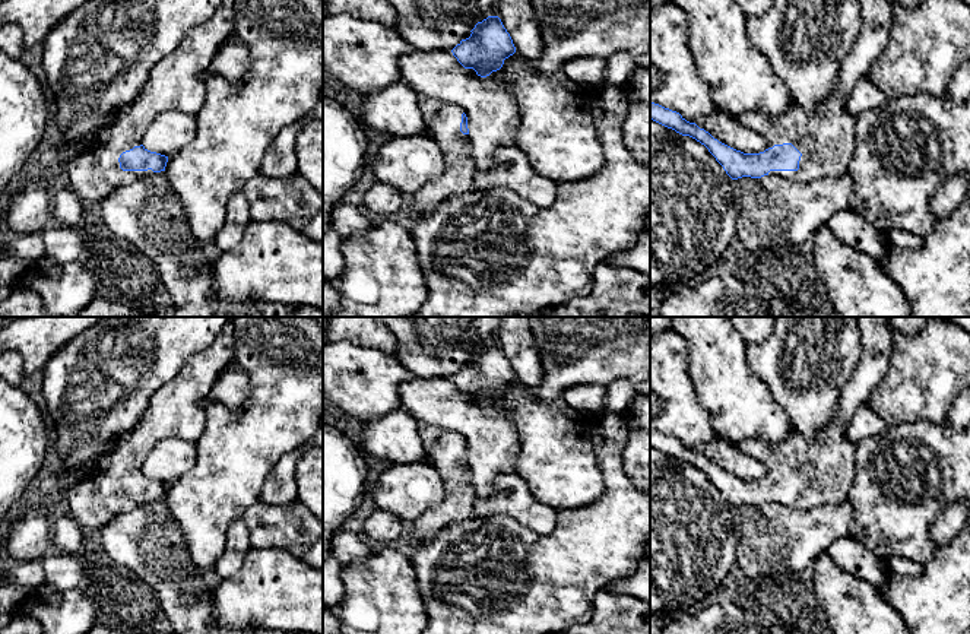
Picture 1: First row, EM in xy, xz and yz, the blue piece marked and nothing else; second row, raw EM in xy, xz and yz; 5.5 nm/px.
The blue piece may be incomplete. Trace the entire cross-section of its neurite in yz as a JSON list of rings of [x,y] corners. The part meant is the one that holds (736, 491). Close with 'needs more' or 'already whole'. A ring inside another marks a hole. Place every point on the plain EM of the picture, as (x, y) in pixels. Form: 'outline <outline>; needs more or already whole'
outline [[[859,317],[859,330],[862,342],[860,361],[841,390],[834,418],[817,434],[814,443],[809,443],[792,427],[789,435],[779,443],[748,438],[736,444],[742,453],[755,457],[767,467],[768,475],[764,479],[744,481],[736,478],[714,466],[695,450],[687,448],[679,440],[654,429],[650,429],[650,447],[704,472],[732,507],[779,503],[789,508],[811,510],[820,505],[841,504],[849,498],[855,481],[856,444],[847,438],[849,422],[858,408],[866,403],[871,390],[887,374],[893,352],[893,333],[888,327],[888,317]]]; needs more

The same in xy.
outline [[[231,317],[209,348],[191,355],[181,370],[153,393],[140,422],[114,446],[101,472],[67,491],[70,516],[89,536],[104,529],[114,516],[165,498],[168,484],[148,478],[143,473],[143,463],[152,448],[165,438],[178,437],[190,443],[199,441],[206,425],[202,403],[222,368],[234,359],[234,354],[235,339]]]; needs more

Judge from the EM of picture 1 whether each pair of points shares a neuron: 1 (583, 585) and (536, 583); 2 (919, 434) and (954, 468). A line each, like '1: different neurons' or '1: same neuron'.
1: same neuron
2: same neuron

